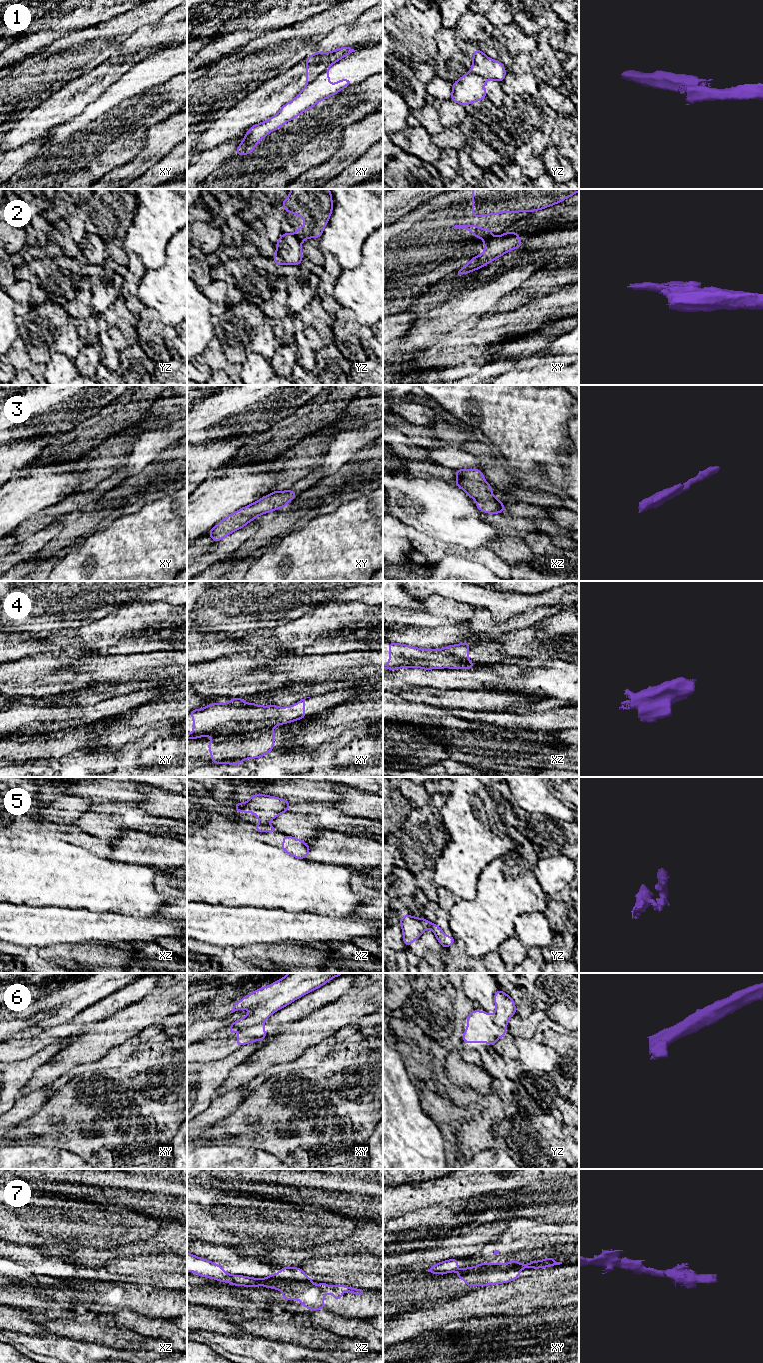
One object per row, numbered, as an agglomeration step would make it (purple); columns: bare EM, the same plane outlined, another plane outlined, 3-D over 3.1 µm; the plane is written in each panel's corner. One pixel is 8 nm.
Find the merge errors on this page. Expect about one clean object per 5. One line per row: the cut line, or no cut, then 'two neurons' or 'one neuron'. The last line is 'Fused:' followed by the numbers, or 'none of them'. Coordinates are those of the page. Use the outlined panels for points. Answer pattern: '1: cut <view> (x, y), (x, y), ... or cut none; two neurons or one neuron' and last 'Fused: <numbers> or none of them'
1: cut xy (327, 68), (307, 84); two neurons
2: cut yz (294, 234), (301, 242); two neurons
3: cut none; one neuron
4: cut xy (272, 726), (241, 734), (232, 734), (220, 740), (213, 740); two neurons
5: cut xz (260, 823), (267, 825); two neurons
6: cut xy (263, 1020), (245, 1028); two neurons
7: cut xz (257, 1279), (262, 1282); two neurons
Fused: 1, 2, 4, 5, 6, 7

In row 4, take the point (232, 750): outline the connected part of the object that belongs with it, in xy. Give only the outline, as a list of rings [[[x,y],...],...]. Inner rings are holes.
[[[273,727],[232,735],[221,741],[210,741],[208,748],[212,763],[241,764],[243,760],[260,758],[274,750]]]

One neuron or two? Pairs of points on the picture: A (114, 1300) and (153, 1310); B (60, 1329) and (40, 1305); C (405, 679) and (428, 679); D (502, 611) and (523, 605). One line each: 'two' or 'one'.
A: one
B: two
C: one
D: one

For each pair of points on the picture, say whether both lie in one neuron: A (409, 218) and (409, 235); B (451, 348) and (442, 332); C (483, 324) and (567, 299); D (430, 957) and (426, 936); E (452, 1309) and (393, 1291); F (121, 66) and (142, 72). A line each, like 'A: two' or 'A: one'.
A: one
B: two
C: one
D: one
E: two
F: two

